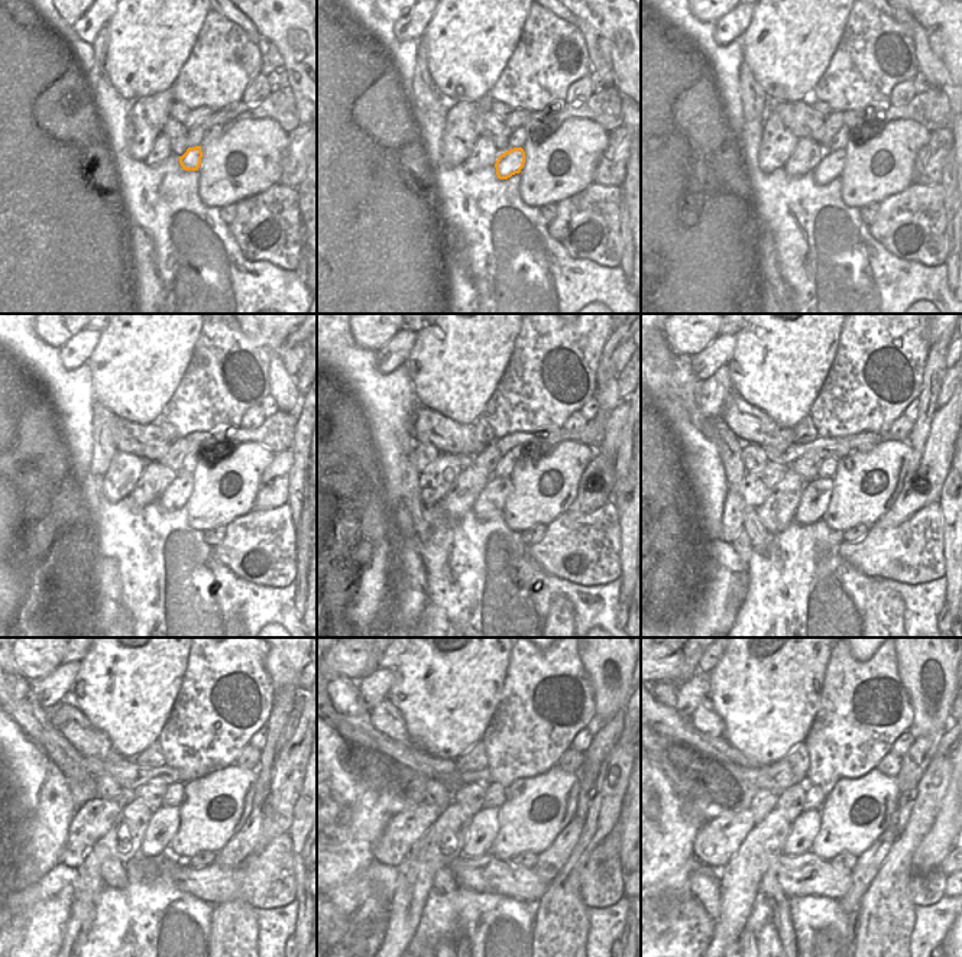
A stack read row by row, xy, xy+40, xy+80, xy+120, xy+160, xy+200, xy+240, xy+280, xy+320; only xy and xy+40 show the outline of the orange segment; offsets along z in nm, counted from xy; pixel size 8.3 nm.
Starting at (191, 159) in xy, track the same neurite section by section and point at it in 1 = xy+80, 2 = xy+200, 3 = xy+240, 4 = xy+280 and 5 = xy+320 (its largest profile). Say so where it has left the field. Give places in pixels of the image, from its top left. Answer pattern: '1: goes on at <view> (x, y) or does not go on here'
1: goes on at xy+80 (831, 166)
2: goes on at xy+200 (812, 499)
3: goes on at xy+240 (164, 823)
4: goes on at xy+280 (483, 829)
5: goes on at xy+320 (805, 829)

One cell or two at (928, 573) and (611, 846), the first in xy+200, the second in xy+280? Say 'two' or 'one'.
two

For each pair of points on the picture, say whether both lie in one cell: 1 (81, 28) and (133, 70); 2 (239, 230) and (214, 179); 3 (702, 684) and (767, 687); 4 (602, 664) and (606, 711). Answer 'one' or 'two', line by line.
1: two
2: two
3: two
4: one

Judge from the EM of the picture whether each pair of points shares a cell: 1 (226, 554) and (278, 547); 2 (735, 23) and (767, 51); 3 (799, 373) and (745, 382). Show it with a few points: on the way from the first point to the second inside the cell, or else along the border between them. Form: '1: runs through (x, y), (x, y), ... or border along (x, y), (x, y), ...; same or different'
1: runs through (239, 551), (265, 547); same
2: border along (752, 15), (751, 23), (742, 35); different
3: runs through (786, 373), (758, 373); same

